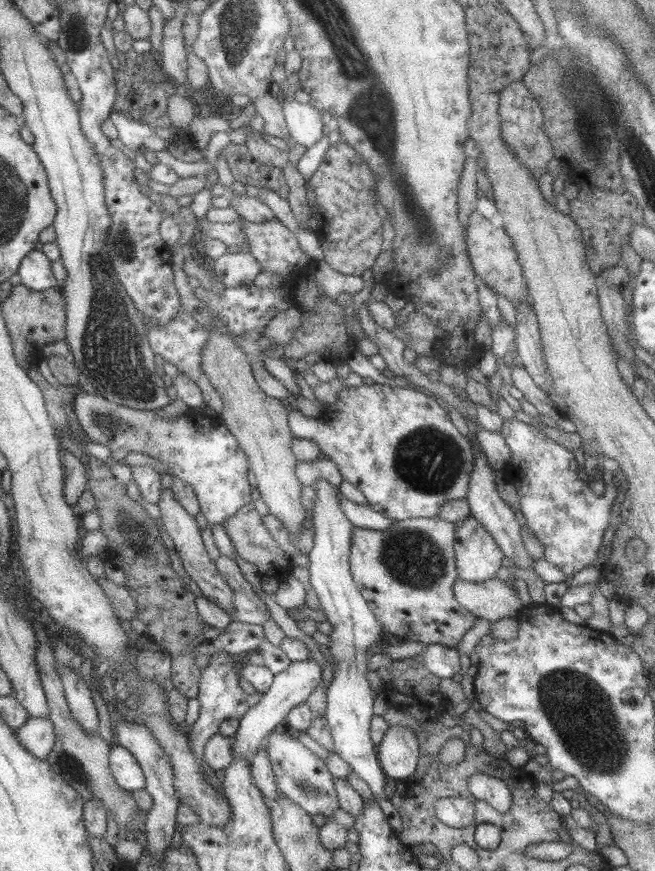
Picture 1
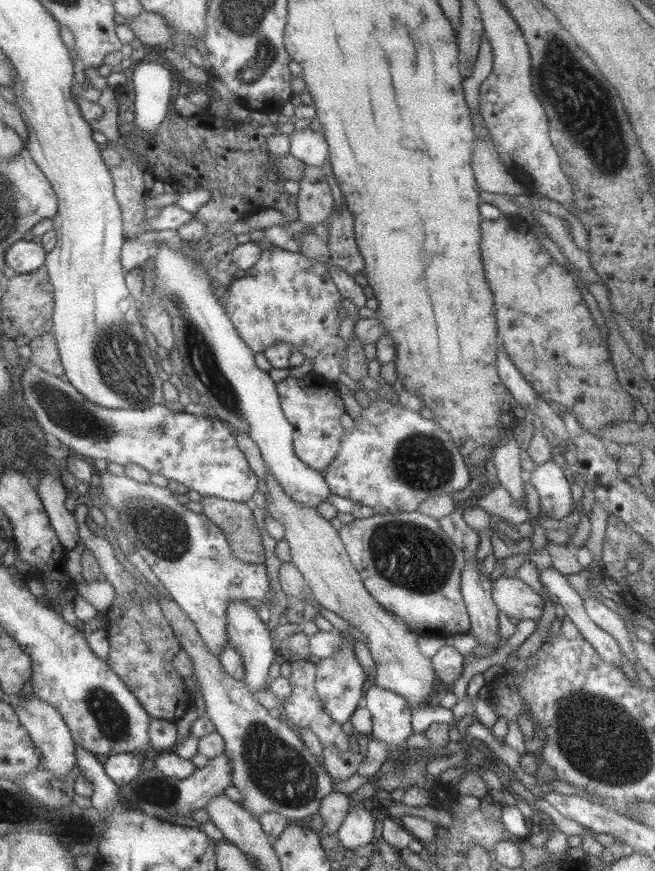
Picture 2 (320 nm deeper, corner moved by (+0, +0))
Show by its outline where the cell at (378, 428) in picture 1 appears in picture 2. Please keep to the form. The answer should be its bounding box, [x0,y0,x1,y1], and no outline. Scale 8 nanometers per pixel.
[322,395,471,514]

